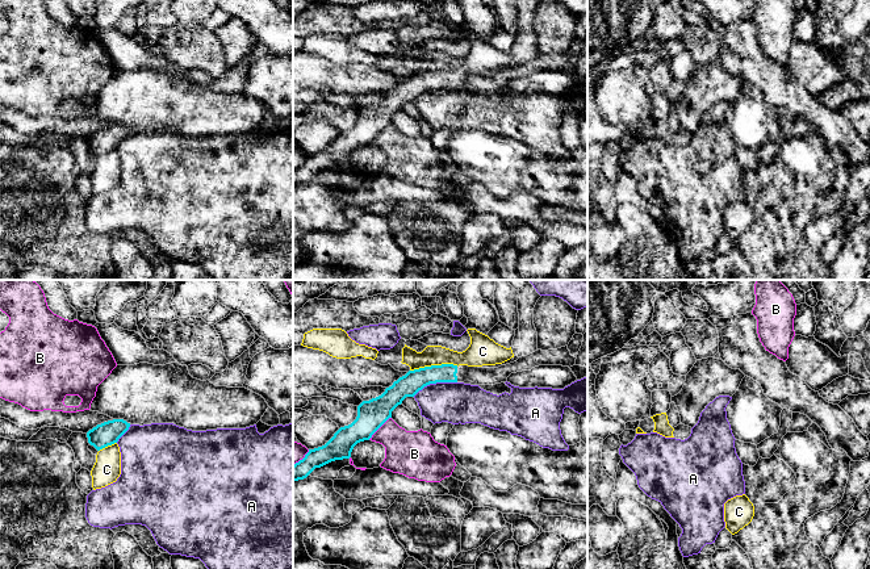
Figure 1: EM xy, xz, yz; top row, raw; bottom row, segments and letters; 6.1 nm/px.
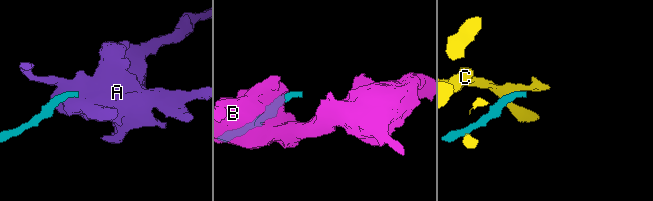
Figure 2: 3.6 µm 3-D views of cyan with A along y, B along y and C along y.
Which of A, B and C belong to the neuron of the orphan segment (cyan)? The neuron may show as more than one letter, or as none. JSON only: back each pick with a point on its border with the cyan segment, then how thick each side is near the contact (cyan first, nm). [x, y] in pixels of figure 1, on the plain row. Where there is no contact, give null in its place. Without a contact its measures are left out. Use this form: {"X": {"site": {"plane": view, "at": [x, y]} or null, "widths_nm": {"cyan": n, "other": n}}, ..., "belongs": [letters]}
{"belongs": []}

